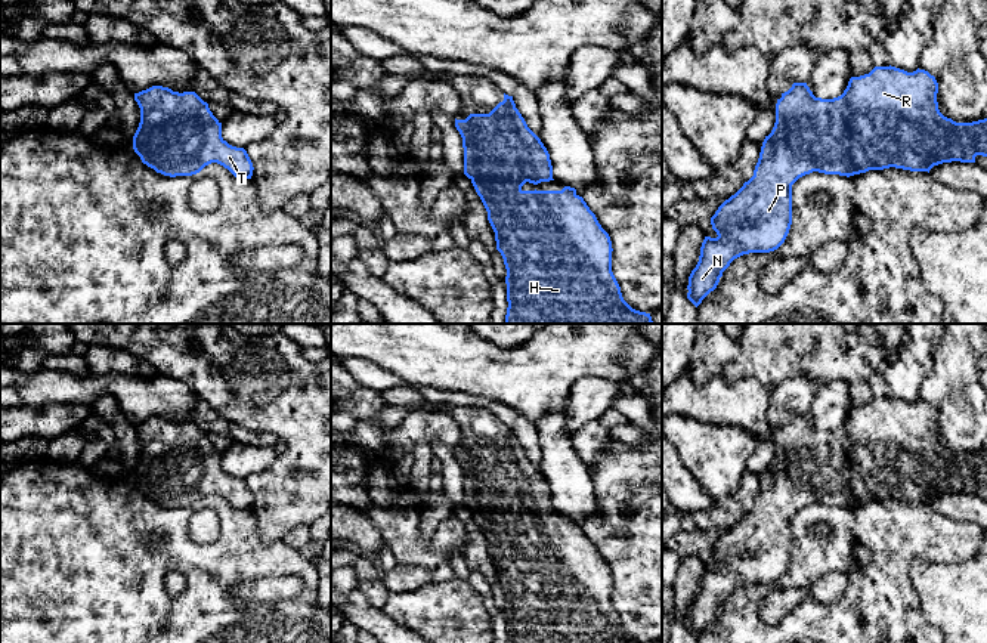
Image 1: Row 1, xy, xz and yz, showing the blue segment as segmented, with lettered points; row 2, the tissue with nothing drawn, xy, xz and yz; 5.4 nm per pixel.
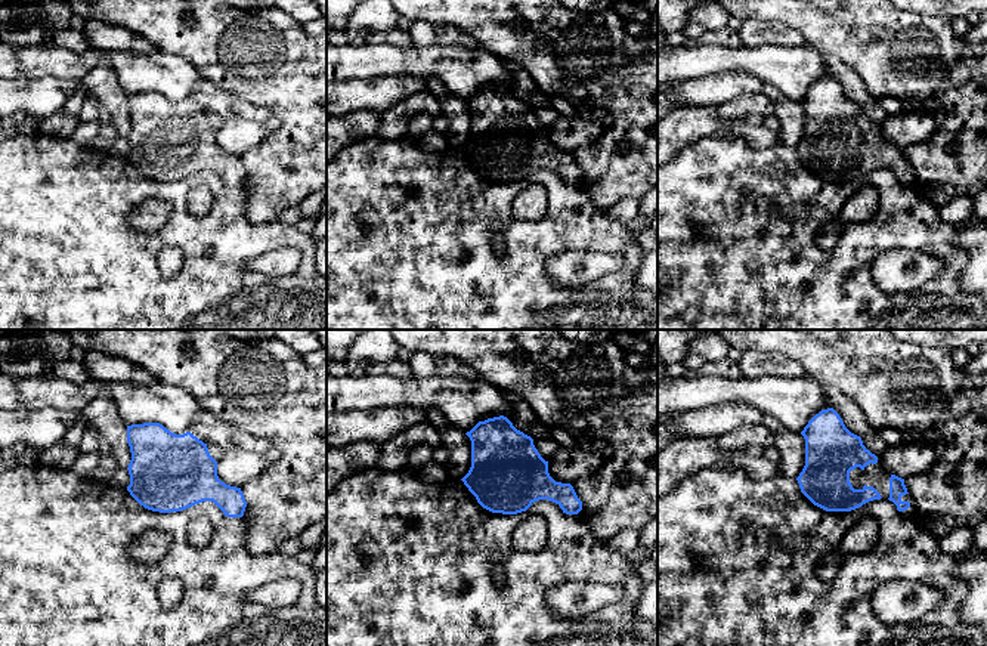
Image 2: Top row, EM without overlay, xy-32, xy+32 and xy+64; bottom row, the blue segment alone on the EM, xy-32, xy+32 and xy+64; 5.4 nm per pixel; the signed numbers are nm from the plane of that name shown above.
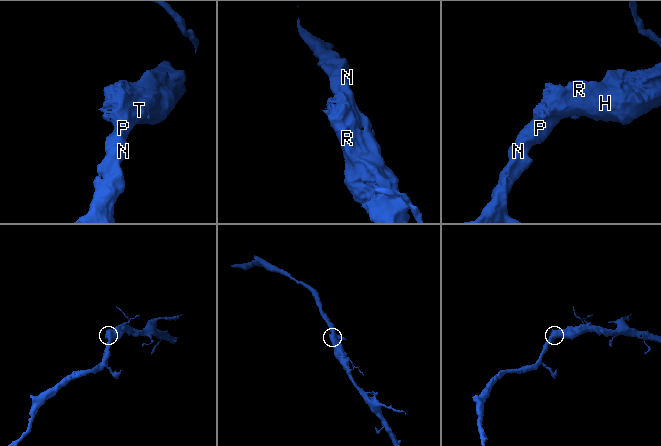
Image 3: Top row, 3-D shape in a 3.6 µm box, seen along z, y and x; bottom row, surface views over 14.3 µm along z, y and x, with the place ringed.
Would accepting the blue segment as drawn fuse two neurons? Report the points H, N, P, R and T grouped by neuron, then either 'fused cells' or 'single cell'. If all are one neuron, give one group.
H N P R T; single cell

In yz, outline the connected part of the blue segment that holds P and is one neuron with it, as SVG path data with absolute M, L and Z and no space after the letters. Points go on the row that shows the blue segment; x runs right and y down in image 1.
M875 67L869 74L851 77L844 93L833 99L816 98L807 83L793 83L776 103L776 123L765 136L754 176L725 200L711 217L717 238L705 237L696 268L689 276L687 299L697 307L717 288L730 263L749 253L770 253L786 239L792 225L792 185L813 171L854 176L869 170L889 167L928 171L938 164L960 161L975 163L977 155L987 157L987 118L956 123L944 117L937 102L938 83L925 69L907 72L895 67Z

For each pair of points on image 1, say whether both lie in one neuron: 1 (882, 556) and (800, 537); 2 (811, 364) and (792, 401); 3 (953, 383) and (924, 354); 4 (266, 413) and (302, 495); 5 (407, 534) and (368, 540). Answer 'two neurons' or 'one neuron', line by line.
1: one neuron
2: two neurons
3: two neurons
4: one neuron
5: two neurons

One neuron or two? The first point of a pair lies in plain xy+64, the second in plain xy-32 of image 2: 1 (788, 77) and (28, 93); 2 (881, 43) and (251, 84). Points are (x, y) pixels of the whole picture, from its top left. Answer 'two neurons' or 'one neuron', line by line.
1: two neurons
2: one neuron

